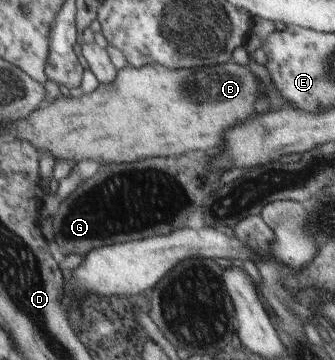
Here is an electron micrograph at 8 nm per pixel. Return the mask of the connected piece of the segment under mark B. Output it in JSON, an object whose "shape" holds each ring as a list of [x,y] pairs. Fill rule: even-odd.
{"shape":[[[234,62],[178,71],[161,64],[144,65],[140,68],[129,66],[117,71],[114,82],[100,83],[94,91],[81,97],[59,96],[48,106],[40,107],[29,114],[28,118],[16,121],[16,136],[23,141],[28,140],[32,146],[36,146],[36,150],[46,150],[52,152],[54,158],[66,158],[74,162],[80,160],[96,160],[98,164],[140,162],[140,158],[176,156],[196,150],[208,152],[214,146],[218,148],[224,144],[222,138],[226,130],[234,126],[234,122],[248,121],[250,120],[248,116],[255,117],[258,114],[256,102],[260,102],[261,95],[262,92],[257,91],[256,74],[248,67]],[[216,114],[220,114],[218,132],[214,126]]]}

